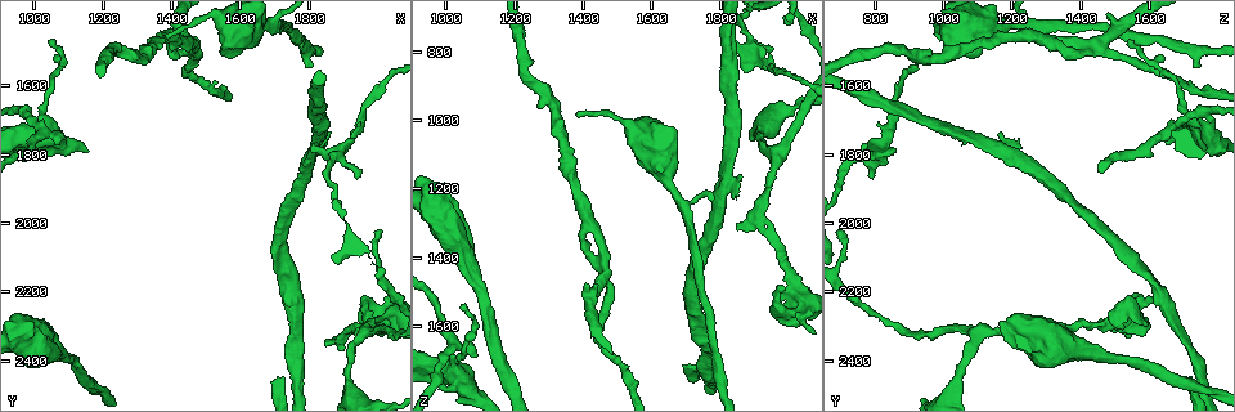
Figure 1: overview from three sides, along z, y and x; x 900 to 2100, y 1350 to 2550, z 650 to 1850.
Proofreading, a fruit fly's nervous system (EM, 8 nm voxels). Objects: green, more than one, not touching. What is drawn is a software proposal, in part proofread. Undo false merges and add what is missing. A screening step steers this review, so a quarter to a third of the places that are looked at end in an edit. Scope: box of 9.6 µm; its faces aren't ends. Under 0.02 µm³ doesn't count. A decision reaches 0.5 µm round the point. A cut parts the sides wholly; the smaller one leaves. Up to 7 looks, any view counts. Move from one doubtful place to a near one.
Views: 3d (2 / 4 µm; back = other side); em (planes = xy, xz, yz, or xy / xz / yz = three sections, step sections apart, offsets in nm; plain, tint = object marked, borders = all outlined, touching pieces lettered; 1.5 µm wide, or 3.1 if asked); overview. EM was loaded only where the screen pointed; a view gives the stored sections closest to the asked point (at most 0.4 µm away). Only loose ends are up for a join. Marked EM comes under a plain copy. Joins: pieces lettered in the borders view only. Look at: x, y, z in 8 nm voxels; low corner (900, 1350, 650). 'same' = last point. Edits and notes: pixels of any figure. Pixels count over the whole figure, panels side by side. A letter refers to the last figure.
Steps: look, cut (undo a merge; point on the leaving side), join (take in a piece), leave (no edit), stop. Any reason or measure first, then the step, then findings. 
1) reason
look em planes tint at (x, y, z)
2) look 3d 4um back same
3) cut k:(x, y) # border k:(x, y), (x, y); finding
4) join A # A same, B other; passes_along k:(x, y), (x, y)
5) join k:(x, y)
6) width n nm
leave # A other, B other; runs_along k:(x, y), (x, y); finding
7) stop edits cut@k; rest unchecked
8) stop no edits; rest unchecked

branch stops here
look em planes borders at (1810, 1770, 770)

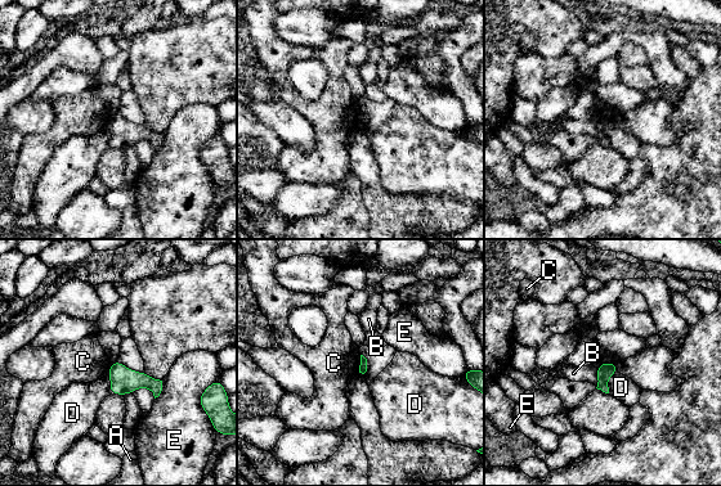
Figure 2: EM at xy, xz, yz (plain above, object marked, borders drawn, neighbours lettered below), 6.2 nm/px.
leave # A other, B other, C other, D other, E other; border 2:(112, 363), (107, 374); no lettered piece goes on from it

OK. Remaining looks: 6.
an open end
look em planes borders at (1850, 2360, 1290)

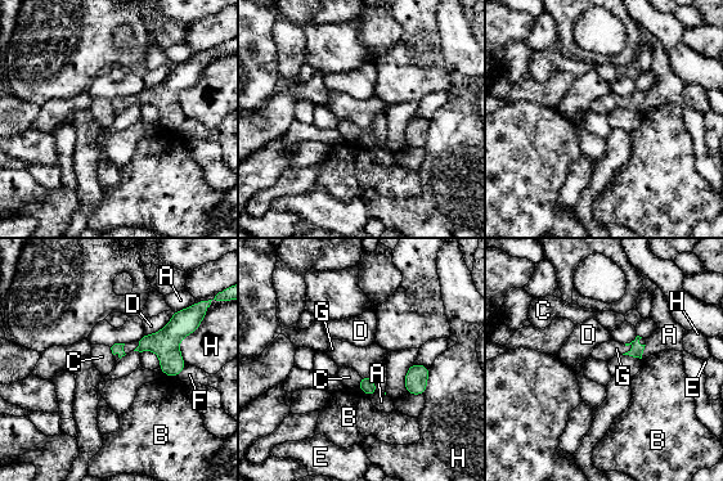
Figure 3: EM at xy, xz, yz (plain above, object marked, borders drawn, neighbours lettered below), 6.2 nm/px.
join G # A other, B other, C other, D other, E other, F other, G same, H other; passes_along 3:(637, 351), (628, 351), (605, 351); it goes on there

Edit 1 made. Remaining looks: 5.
redraw
look overview

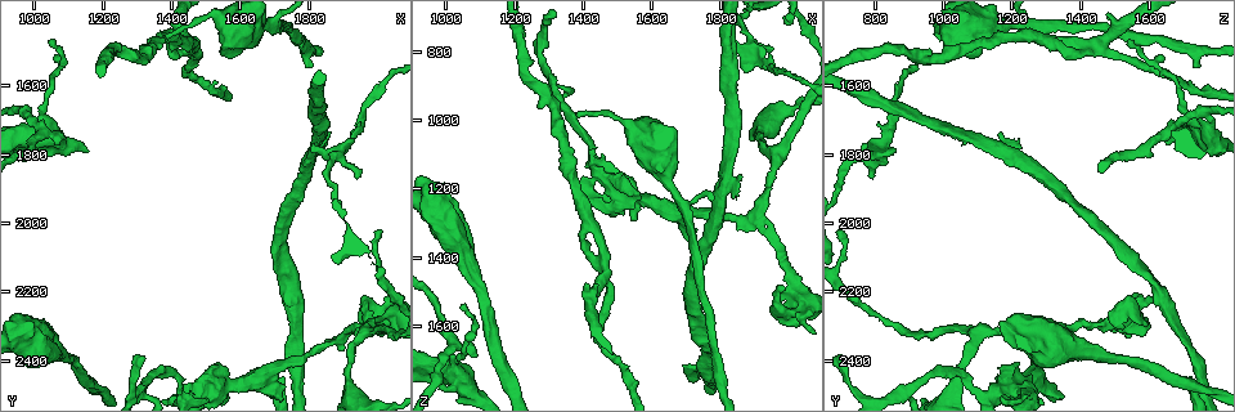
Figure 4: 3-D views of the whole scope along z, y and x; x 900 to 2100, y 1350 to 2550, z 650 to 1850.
sharp bend
look em planes borders at (1320, 2480, 900)

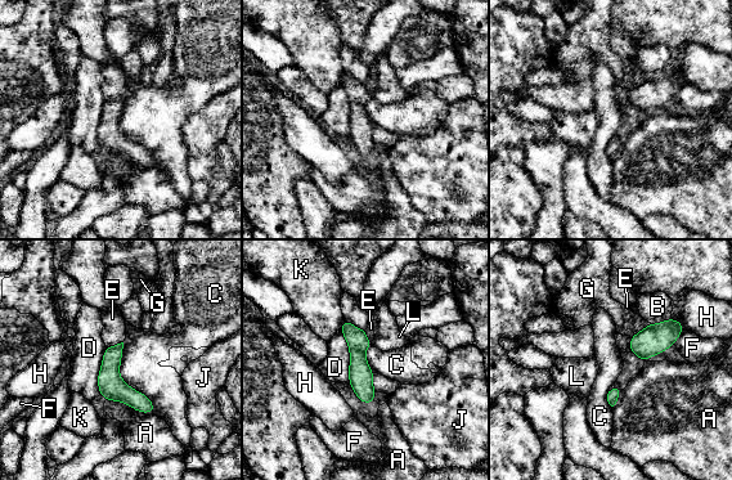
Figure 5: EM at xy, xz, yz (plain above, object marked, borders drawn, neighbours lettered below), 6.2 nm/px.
leave # A other, B other, C other, D other, E other, F other, G other, H other, J other, K other, L other; runs_along 5:(345, 323), (356, 339), (367, 400); all the same neuron

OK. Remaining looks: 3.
stop edits join@3; rest unchecked

